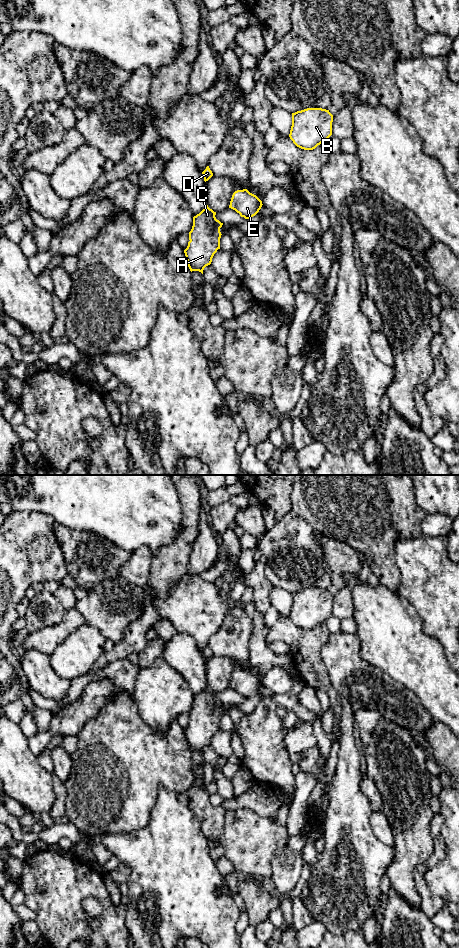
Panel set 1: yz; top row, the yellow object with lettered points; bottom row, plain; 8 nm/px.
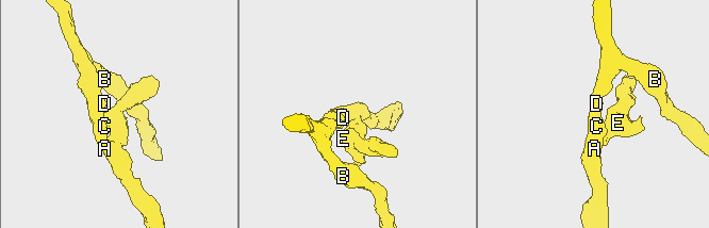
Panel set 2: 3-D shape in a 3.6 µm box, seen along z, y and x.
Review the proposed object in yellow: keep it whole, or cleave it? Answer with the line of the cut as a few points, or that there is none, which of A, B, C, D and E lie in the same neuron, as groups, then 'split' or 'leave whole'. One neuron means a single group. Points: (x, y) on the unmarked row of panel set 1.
no cut; A B C D E; leave whole

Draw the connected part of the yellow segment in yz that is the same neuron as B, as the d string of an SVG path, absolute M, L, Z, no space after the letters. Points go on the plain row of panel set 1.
M307 588L292 593L289 617L304 630L313 630L332 615L333 595L322 588Z

